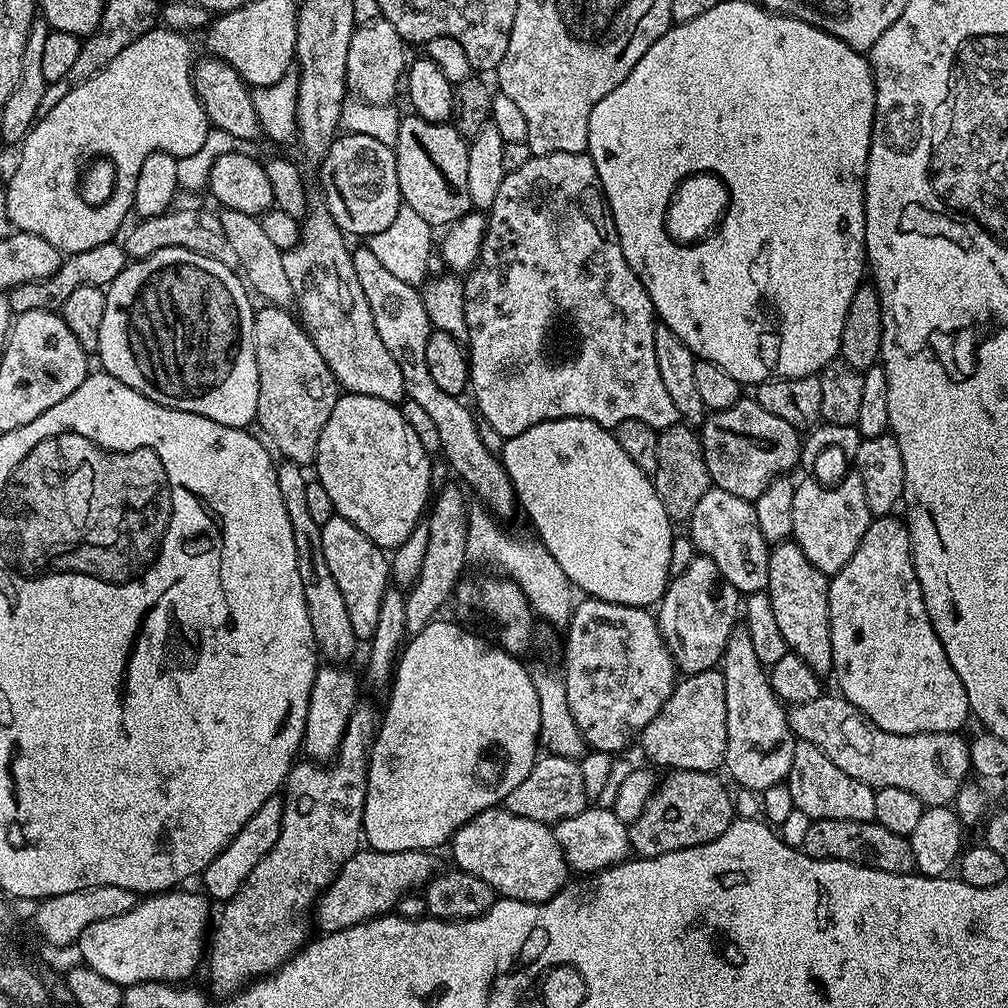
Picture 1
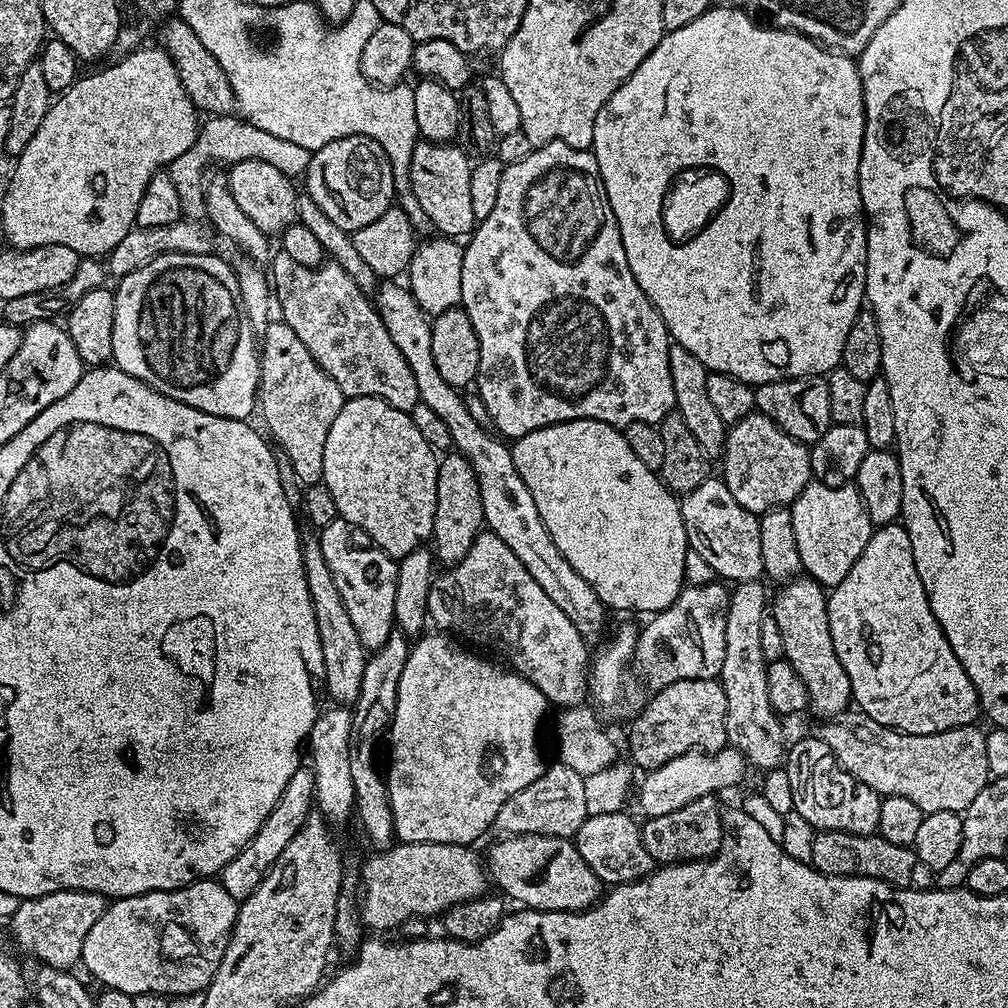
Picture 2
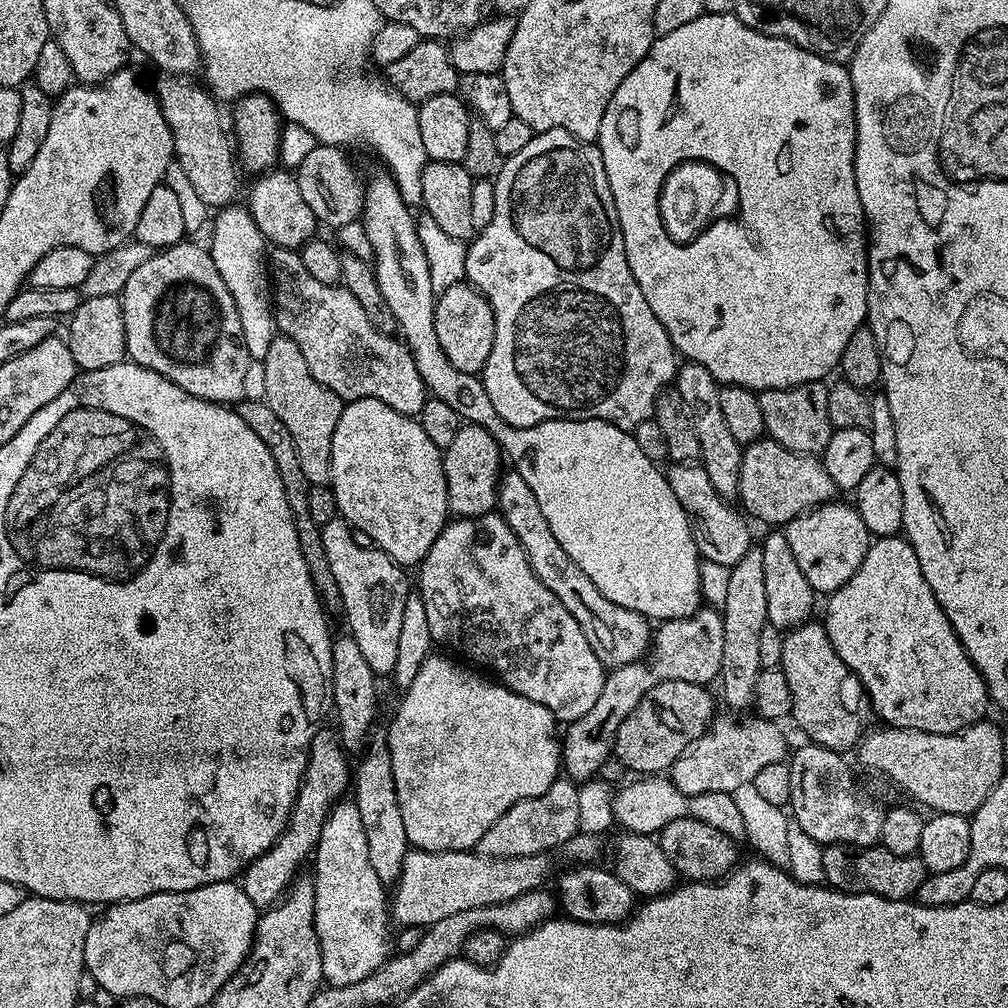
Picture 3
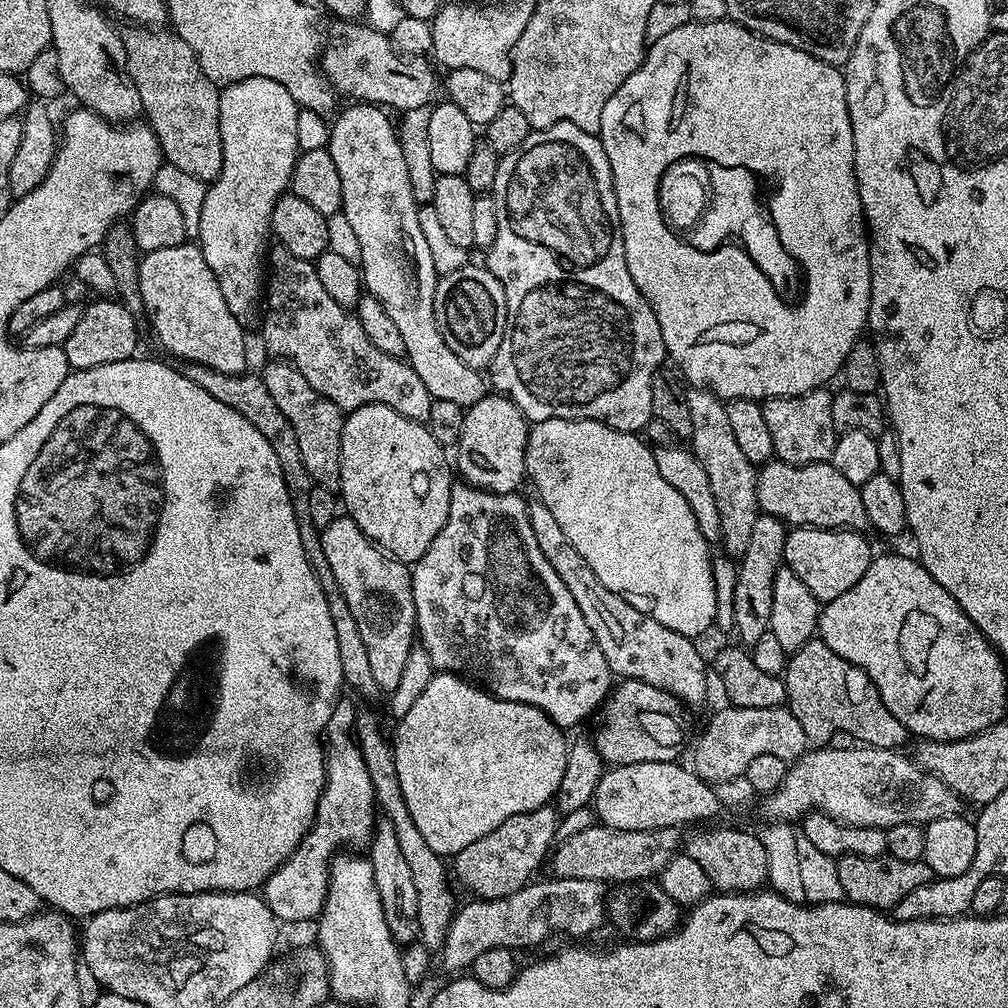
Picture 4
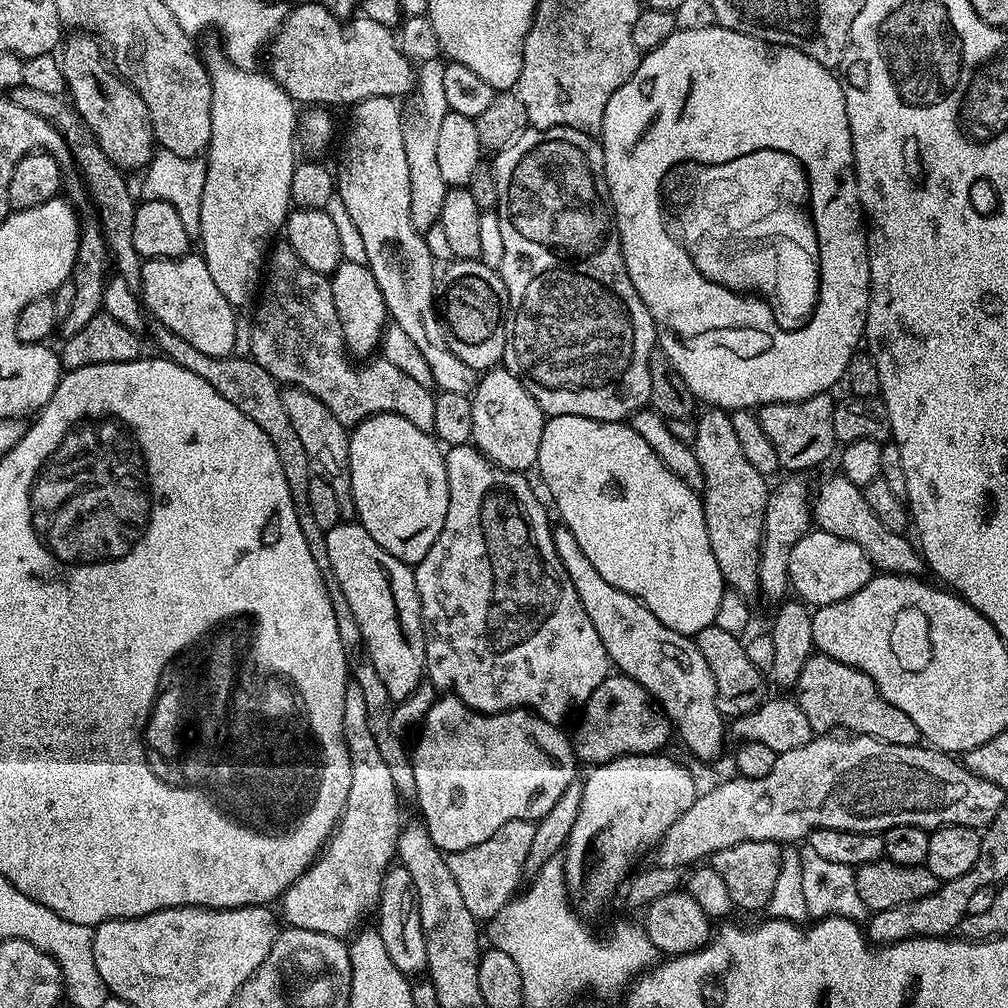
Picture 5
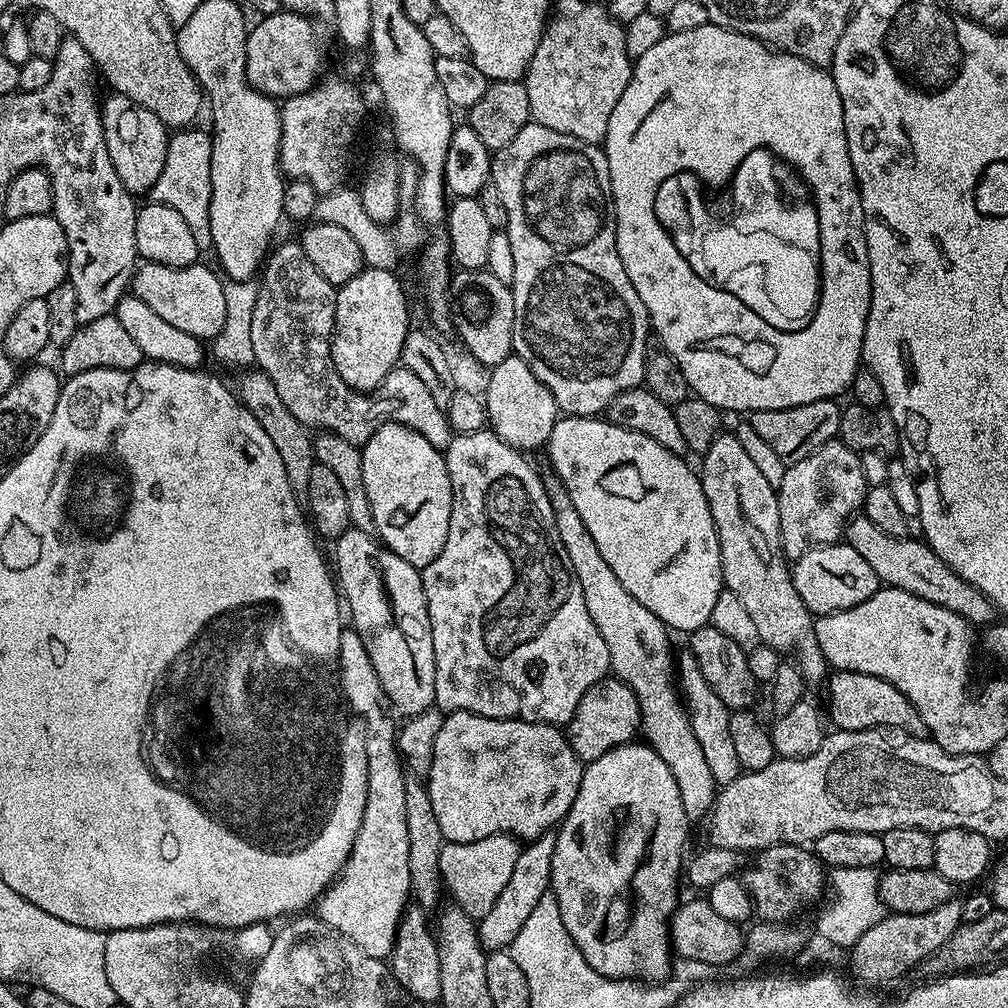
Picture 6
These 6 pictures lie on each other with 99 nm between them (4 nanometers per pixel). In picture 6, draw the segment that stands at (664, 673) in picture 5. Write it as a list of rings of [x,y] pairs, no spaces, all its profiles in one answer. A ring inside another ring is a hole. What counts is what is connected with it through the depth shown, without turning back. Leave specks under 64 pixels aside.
[[[684,654],[678,660],[678,691],[684,701],[684,711],[690,718],[690,730],[694,730],[694,738],[698,738],[698,746],[702,746],[702,755],[710,766],[710,774],[720,786],[734,782],[742,775],[742,769],[730,738],[730,710],[722,698],[710,690],[706,678],[702,678],[702,670],[698,670],[698,662],[690,654]]]

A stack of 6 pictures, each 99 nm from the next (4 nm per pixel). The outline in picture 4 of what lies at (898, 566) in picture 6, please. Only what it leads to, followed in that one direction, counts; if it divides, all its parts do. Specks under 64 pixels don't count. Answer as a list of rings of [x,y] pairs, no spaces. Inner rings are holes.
[[[773,458],[759,469],[756,485],[761,513],[783,520],[785,525],[798,528],[843,528],[859,533],[863,533],[869,527],[866,506],[862,506],[862,494],[859,487],[850,483],[847,478],[842,478],[842,474],[834,470],[831,462],[788,464],[785,460]]]

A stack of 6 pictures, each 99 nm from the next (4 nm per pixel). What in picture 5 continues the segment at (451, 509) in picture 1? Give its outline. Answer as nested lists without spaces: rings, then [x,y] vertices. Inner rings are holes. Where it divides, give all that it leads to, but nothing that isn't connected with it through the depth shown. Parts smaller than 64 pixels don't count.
[[[497,366],[487,369],[479,377],[470,399],[473,408],[471,443],[484,455],[511,472],[527,473],[536,468],[538,446],[542,446],[542,430],[546,419],[538,402],[526,390],[519,376]]]

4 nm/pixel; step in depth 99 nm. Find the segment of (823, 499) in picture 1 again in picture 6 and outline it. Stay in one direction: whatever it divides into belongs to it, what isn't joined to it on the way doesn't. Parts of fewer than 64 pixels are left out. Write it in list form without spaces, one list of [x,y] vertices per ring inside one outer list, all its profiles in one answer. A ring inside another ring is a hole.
[[[846,542],[822,544],[811,548],[802,554],[802,558],[794,561],[790,571],[794,590],[798,590],[802,602],[813,617],[850,610],[869,600],[882,586],[878,574],[870,570],[862,554],[858,554],[858,550],[854,550]]]

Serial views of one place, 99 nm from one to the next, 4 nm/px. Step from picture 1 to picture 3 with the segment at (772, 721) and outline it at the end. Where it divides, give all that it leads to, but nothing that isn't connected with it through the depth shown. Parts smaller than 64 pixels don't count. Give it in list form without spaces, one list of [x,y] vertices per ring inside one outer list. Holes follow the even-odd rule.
[[[753,546],[736,564],[730,567],[730,583],[726,593],[726,602],[722,609],[724,618],[724,637],[722,638],[722,666],[718,684],[724,687],[724,700],[732,708],[753,707],[752,695],[761,674],[760,659],[758,658],[758,638],[762,638],[762,630],[769,627],[766,614],[766,577],[762,566],[762,554],[759,547]]]

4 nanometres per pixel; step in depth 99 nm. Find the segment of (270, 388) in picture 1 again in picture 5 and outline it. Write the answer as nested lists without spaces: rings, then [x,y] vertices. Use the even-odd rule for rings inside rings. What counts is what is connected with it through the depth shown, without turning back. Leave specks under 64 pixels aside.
[[[291,386],[282,391],[282,406],[286,406],[286,415],[290,418],[302,446],[306,450],[306,459],[310,462],[310,470],[313,477],[330,482],[338,497],[338,510],[345,521],[356,520],[356,507],[354,506],[354,494],[350,490],[350,435],[349,429],[314,394],[310,394],[301,388]]]

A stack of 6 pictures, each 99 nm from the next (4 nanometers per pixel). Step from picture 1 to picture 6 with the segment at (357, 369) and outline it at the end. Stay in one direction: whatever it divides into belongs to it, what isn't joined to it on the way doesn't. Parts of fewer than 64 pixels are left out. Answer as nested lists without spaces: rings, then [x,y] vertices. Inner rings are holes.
[[[298,242],[280,244],[271,249],[265,259],[262,275],[258,280],[256,301],[254,302],[254,319],[250,325],[250,338],[254,342],[255,367],[265,372],[278,390],[278,398],[286,405],[286,410],[298,418],[305,428],[320,432],[333,432],[346,442],[362,446],[383,424],[404,424],[413,428],[430,446],[444,450],[451,442],[454,431],[448,421],[445,409],[430,398],[430,390],[422,383],[418,374],[403,370],[394,370],[378,388],[371,392],[356,392],[338,374],[332,361],[332,327],[336,321],[336,288],[314,270],[314,262],[306,258],[306,250]]]

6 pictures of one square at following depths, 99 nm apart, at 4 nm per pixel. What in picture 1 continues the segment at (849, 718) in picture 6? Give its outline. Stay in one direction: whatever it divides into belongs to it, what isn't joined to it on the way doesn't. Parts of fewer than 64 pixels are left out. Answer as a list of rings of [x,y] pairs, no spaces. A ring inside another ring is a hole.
[[[789,538],[773,547],[768,554],[768,586],[767,593],[774,606],[774,619],[778,622],[778,631],[786,638],[789,652],[798,654],[810,670],[814,670],[821,678],[832,672],[832,643],[830,642],[830,614],[828,613],[828,582],[829,577],[802,554],[795,540]]]

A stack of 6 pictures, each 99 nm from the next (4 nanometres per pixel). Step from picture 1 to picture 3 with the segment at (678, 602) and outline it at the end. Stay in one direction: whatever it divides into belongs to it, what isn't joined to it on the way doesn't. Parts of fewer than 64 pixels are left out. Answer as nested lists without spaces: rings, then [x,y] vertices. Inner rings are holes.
[[[711,606],[697,608],[693,616],[663,621],[655,629],[651,652],[643,660],[635,660],[611,669],[602,682],[602,694],[594,707],[582,718],[571,721],[562,732],[562,772],[573,782],[583,782],[600,776],[600,767],[613,755],[618,726],[642,702],[650,689],[667,680],[711,685],[719,677],[722,666],[724,618]]]

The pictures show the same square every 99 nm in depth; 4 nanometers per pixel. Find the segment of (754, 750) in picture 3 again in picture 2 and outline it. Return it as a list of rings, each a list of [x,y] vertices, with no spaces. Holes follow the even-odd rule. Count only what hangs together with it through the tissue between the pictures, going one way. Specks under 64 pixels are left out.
[[[725,746],[716,752],[697,750],[687,752],[678,758],[670,758],[662,766],[643,773],[644,781],[639,781],[638,791],[634,796],[634,804],[640,807],[641,817],[651,818],[670,814],[674,810],[682,810],[690,802],[703,796],[716,796],[723,788],[732,788],[744,776],[746,761],[744,755],[736,748]]]

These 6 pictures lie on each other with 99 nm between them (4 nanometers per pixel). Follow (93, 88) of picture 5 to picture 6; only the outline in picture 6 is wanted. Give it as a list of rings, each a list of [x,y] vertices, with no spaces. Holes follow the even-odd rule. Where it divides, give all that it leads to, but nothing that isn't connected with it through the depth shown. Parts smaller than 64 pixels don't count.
[[[112,94],[109,100],[103,101],[102,115],[106,150],[110,154],[110,162],[114,162],[114,170],[118,174],[118,178],[122,178],[122,186],[136,198],[140,198],[143,192],[144,195],[151,193],[155,182],[161,177],[162,168],[165,165],[170,130],[160,121],[158,114],[154,114],[154,110],[146,110],[146,106],[131,103],[126,97],[119,94]]]

